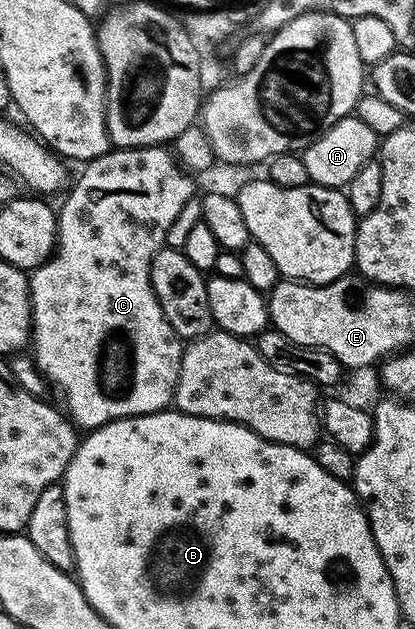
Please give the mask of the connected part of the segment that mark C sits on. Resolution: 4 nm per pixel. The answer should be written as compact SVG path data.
M165 145L161 146L127 146L125 148L111 148L107 154L94 158L88 163L85 163L81 167L82 175L73 182L69 187L70 195L62 202L62 210L57 211L56 217L58 219L58 241L56 243L56 249L50 259L42 266L38 267L37 270L33 271L29 275L30 280L30 328L32 331L32 357L36 365L38 365L38 371L41 372L42 377L46 379L47 383L51 387L59 386L62 389L62 398L66 401L64 405L65 413L68 415L71 422L74 423L75 427L83 428L97 428L103 426L105 422L115 422L118 418L135 418L141 414L157 414L159 410L165 410L173 403L174 400L174 389L178 383L178 377L180 376L180 360L182 359L182 351L184 349L183 339L179 338L178 334L172 328L172 324L168 324L168 320L164 316L164 312L160 308L160 304L156 300L156 292L152 288L150 283L150 265L152 260L158 255L158 250L166 246L166 233L168 228L172 228L172 220L176 220L176 215L180 213L180 208L184 208L184 204L188 204L190 198L195 197L196 190L194 190L194 182L189 173L180 165L178 159Z

